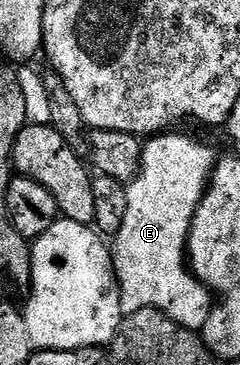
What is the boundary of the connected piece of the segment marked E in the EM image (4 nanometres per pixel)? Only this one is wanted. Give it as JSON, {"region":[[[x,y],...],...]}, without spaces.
{"region":[[[161,133],[149,138],[143,144],[140,172],[126,187],[128,192],[126,221],[122,221],[122,229],[114,236],[110,250],[112,264],[116,270],[116,280],[120,286],[122,313],[126,317],[138,313],[138,309],[143,307],[153,307],[166,313],[174,321],[178,321],[178,325],[200,333],[203,332],[206,321],[210,317],[214,299],[208,296],[208,291],[204,288],[207,286],[192,274],[186,252],[194,213],[204,200],[204,192],[208,189],[212,170],[216,168],[218,159],[217,156],[212,156],[212,151],[206,144],[199,143],[188,135],[172,134],[176,133]]]}

